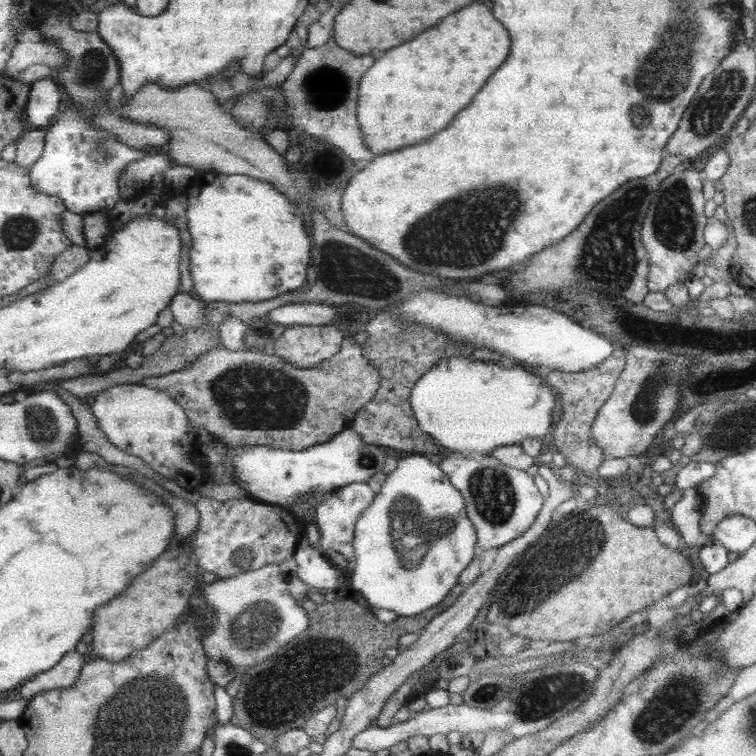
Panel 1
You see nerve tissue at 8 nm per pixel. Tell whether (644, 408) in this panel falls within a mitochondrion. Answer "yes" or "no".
yes

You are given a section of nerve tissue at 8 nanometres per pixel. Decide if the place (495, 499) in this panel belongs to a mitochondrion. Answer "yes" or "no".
yes

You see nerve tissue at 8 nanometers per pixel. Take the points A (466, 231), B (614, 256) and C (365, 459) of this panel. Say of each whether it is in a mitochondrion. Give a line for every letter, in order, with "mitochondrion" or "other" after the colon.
A: mitochondrion
B: mitochondrion
C: mitochondrion

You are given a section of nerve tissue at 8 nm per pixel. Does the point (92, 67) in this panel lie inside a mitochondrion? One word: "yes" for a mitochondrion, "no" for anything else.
yes

